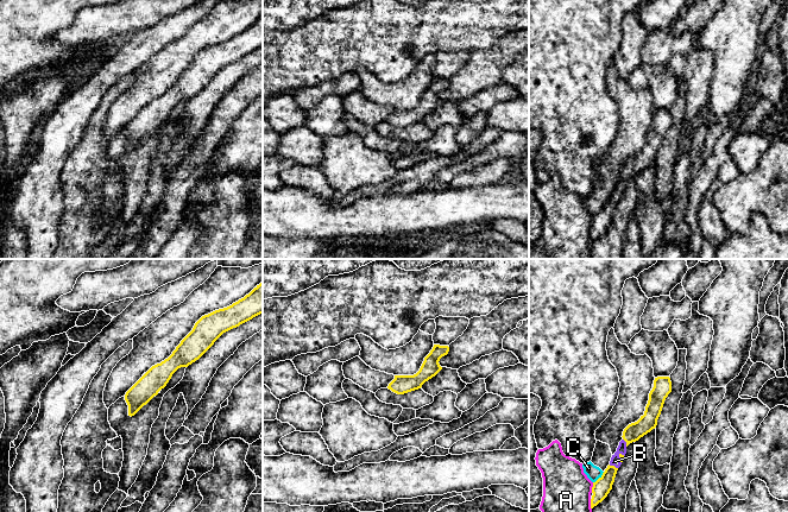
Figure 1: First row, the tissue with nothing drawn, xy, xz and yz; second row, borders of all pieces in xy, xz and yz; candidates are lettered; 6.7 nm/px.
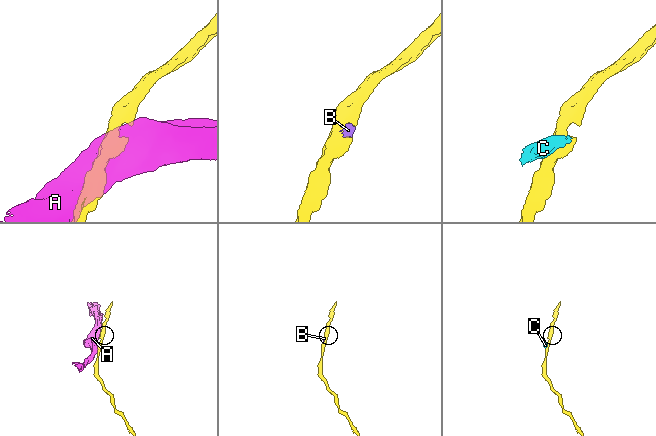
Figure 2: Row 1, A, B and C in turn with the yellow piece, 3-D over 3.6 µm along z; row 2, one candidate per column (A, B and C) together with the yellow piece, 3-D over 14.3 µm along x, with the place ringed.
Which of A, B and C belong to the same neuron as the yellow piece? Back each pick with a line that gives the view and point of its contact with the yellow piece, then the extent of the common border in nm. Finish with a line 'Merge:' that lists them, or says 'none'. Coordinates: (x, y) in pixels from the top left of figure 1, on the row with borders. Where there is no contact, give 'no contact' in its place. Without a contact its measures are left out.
B: contact yz (613, 466); length 70 nm
Merge: B

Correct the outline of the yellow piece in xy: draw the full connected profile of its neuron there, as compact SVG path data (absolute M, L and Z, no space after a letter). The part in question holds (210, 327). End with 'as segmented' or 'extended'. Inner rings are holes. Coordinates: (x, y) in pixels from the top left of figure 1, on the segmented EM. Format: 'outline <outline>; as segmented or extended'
outline M263 282L232 305L202 316L172 354L152 366L125 394L128 416L134 416L166 386L172 374L198 360L226 331L263 314Z; as segmented

